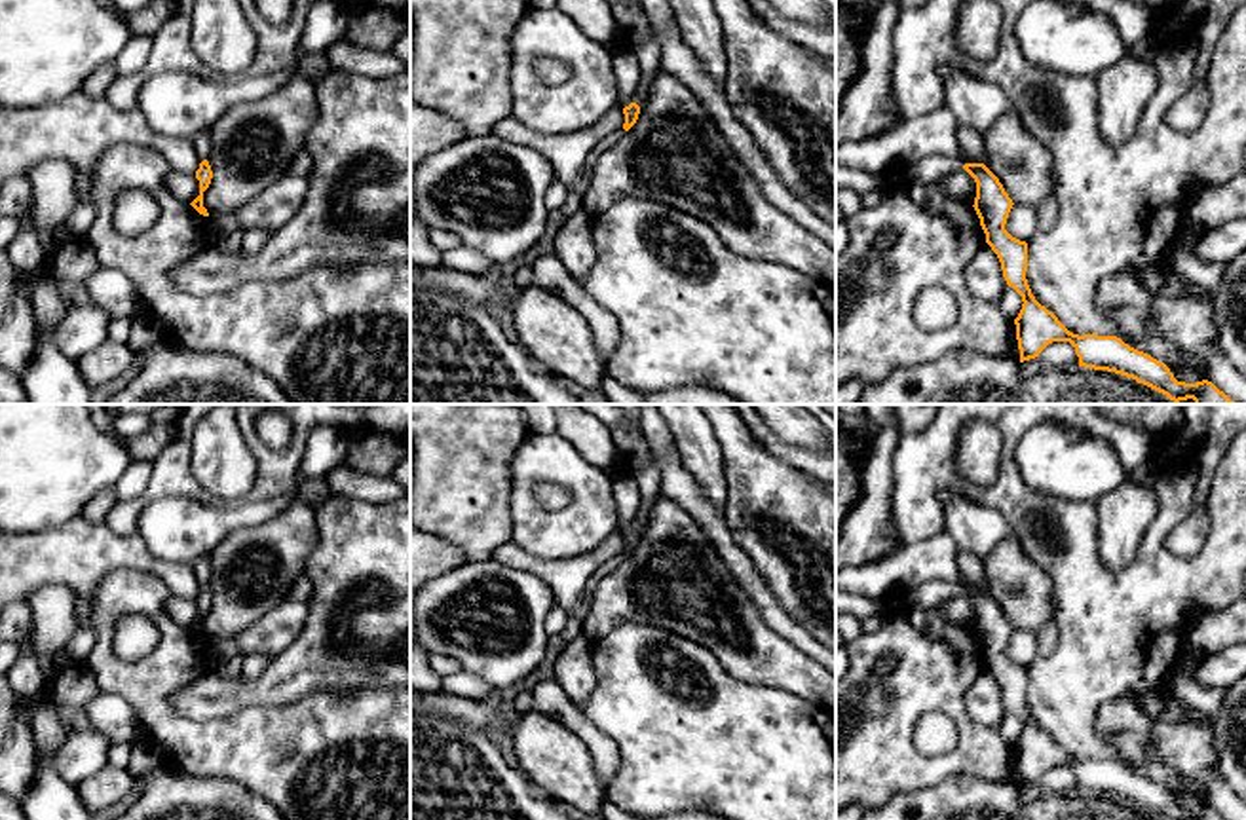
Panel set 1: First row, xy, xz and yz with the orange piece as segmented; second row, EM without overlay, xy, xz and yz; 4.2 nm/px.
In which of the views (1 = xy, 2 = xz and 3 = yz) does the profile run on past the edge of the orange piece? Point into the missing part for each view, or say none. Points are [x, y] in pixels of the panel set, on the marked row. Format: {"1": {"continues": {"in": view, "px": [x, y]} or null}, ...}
{"1": {"continues": null}, "2": {"continues": null}, "3": {"continues": null}}

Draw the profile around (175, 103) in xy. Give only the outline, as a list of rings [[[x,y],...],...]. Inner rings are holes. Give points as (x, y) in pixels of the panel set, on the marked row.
[[[163,72],[146,80],[137,108],[156,133],[192,140],[211,127],[230,106],[279,95],[291,74],[203,80],[190,72]]]

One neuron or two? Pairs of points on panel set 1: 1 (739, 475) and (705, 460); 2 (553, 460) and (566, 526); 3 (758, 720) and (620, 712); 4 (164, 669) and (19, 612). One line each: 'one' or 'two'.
1: two
2: one
3: one
4: two

